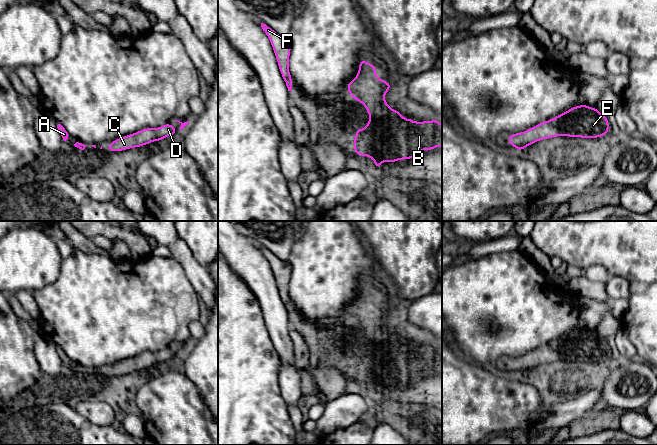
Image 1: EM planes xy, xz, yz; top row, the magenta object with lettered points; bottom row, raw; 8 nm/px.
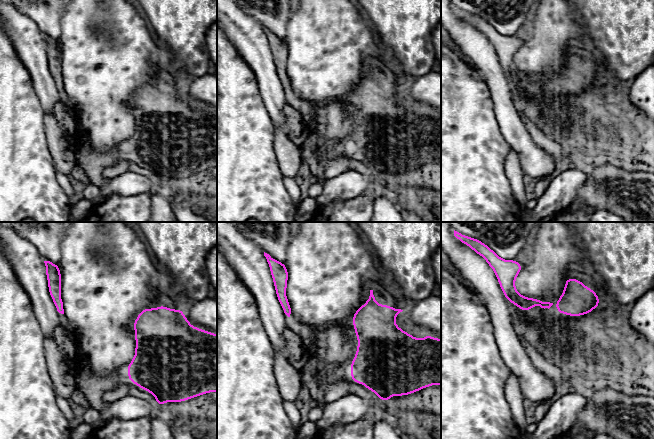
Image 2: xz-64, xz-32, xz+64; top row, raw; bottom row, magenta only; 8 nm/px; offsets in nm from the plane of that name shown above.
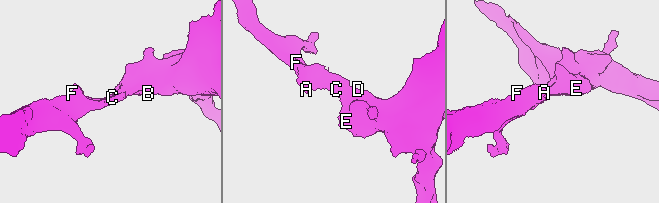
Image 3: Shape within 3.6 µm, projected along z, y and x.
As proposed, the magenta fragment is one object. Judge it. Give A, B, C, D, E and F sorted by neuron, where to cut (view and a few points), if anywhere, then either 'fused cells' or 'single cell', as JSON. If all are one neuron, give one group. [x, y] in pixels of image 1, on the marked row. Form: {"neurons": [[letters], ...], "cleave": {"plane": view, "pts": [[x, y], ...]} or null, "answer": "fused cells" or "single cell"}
{"neurons": [["A", "B", "C", "D", "E", "F"]], "cleave": null, "answer": "single cell"}

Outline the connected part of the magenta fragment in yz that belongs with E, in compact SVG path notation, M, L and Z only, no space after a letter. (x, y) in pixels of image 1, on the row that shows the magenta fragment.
M586 104L575 106L567 110L566 112L557 115L551 120L546 120L540 124L537 124L527 131L511 134L508 136L508 144L518 151L523 152L525 147L528 147L537 141L558 137L579 137L579 138L600 138L609 133L609 121L608 118L602 115L597 107L590 108Z

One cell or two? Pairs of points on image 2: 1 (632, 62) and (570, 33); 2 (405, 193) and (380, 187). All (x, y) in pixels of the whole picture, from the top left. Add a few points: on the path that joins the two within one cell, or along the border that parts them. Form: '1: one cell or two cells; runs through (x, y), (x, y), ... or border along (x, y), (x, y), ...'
1: two cells; border along (579, 17), (587, 44)
2: one cell; runs through (399, 193), (393, 193), (386, 189)

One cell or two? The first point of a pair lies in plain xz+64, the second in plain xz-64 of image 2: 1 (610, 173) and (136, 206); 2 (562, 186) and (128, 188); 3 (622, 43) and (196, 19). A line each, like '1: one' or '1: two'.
1: two
2: one
3: one

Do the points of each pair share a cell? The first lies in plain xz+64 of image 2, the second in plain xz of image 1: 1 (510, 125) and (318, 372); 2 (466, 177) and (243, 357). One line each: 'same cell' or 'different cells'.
1: different cells
2: same cell

